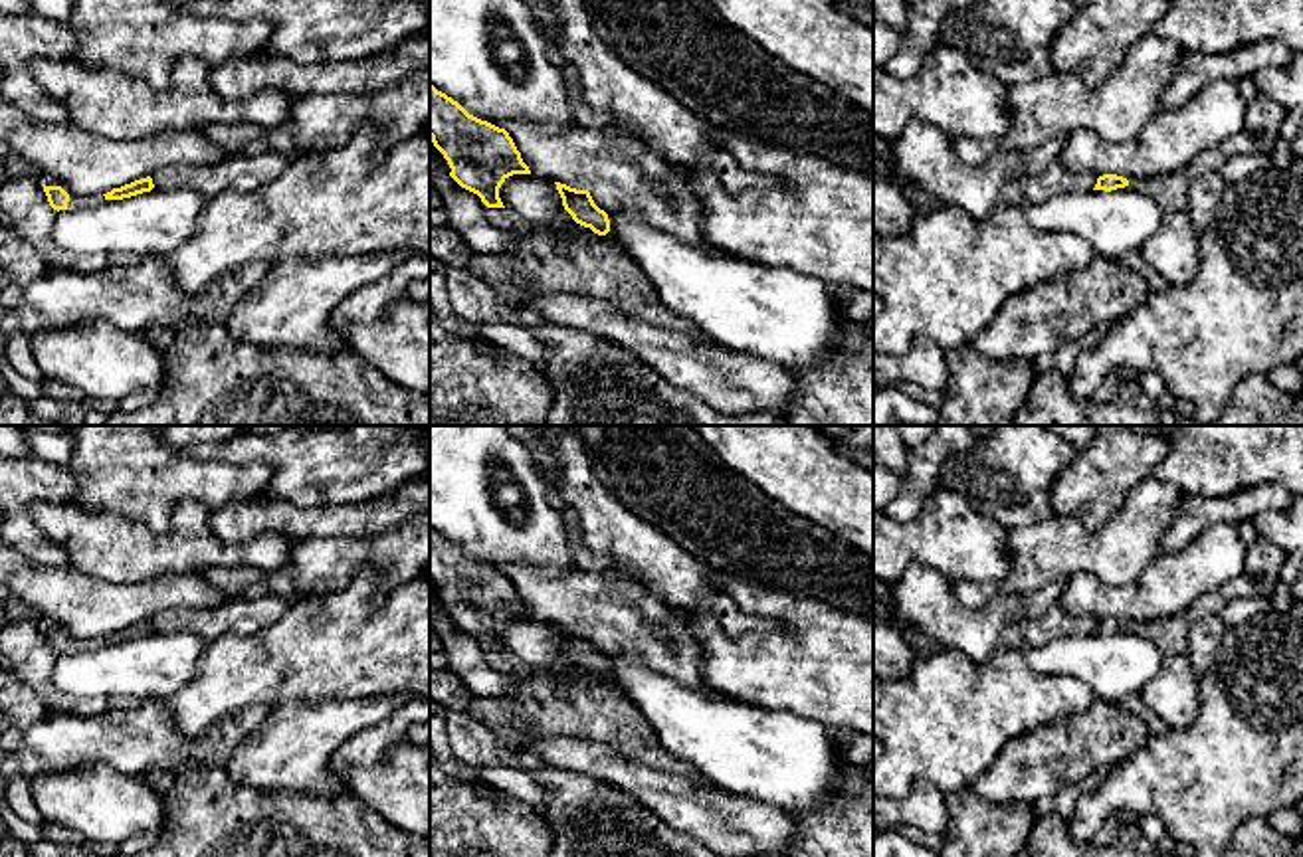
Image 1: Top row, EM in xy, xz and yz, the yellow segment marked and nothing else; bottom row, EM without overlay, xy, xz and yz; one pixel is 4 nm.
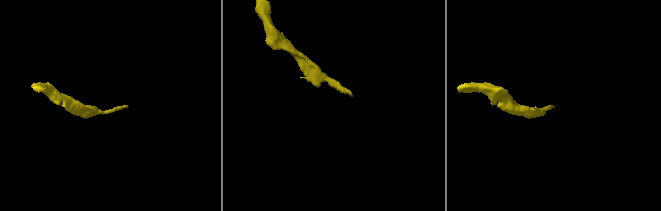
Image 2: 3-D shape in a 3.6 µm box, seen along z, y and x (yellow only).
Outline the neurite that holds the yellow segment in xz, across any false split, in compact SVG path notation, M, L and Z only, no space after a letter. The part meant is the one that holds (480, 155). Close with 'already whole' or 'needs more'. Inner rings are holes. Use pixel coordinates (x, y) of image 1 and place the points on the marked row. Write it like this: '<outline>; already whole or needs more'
M432 83L430 139L448 160L450 176L487 208L505 208L499 188L509 176L531 174L505 129L469 115Z; already whole

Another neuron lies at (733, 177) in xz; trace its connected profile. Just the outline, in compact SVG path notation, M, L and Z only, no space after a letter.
M552 0L556 48L574 71L582 101L608 113L616 129L671 166L713 170L729 192L766 190L774 180L747 170L717 141L717 127L673 93L624 63L596 30L586 0Z

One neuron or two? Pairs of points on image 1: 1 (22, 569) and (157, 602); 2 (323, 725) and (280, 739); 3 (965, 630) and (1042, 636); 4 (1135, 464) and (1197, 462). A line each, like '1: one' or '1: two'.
1: one
2: one
3: two
4: two

